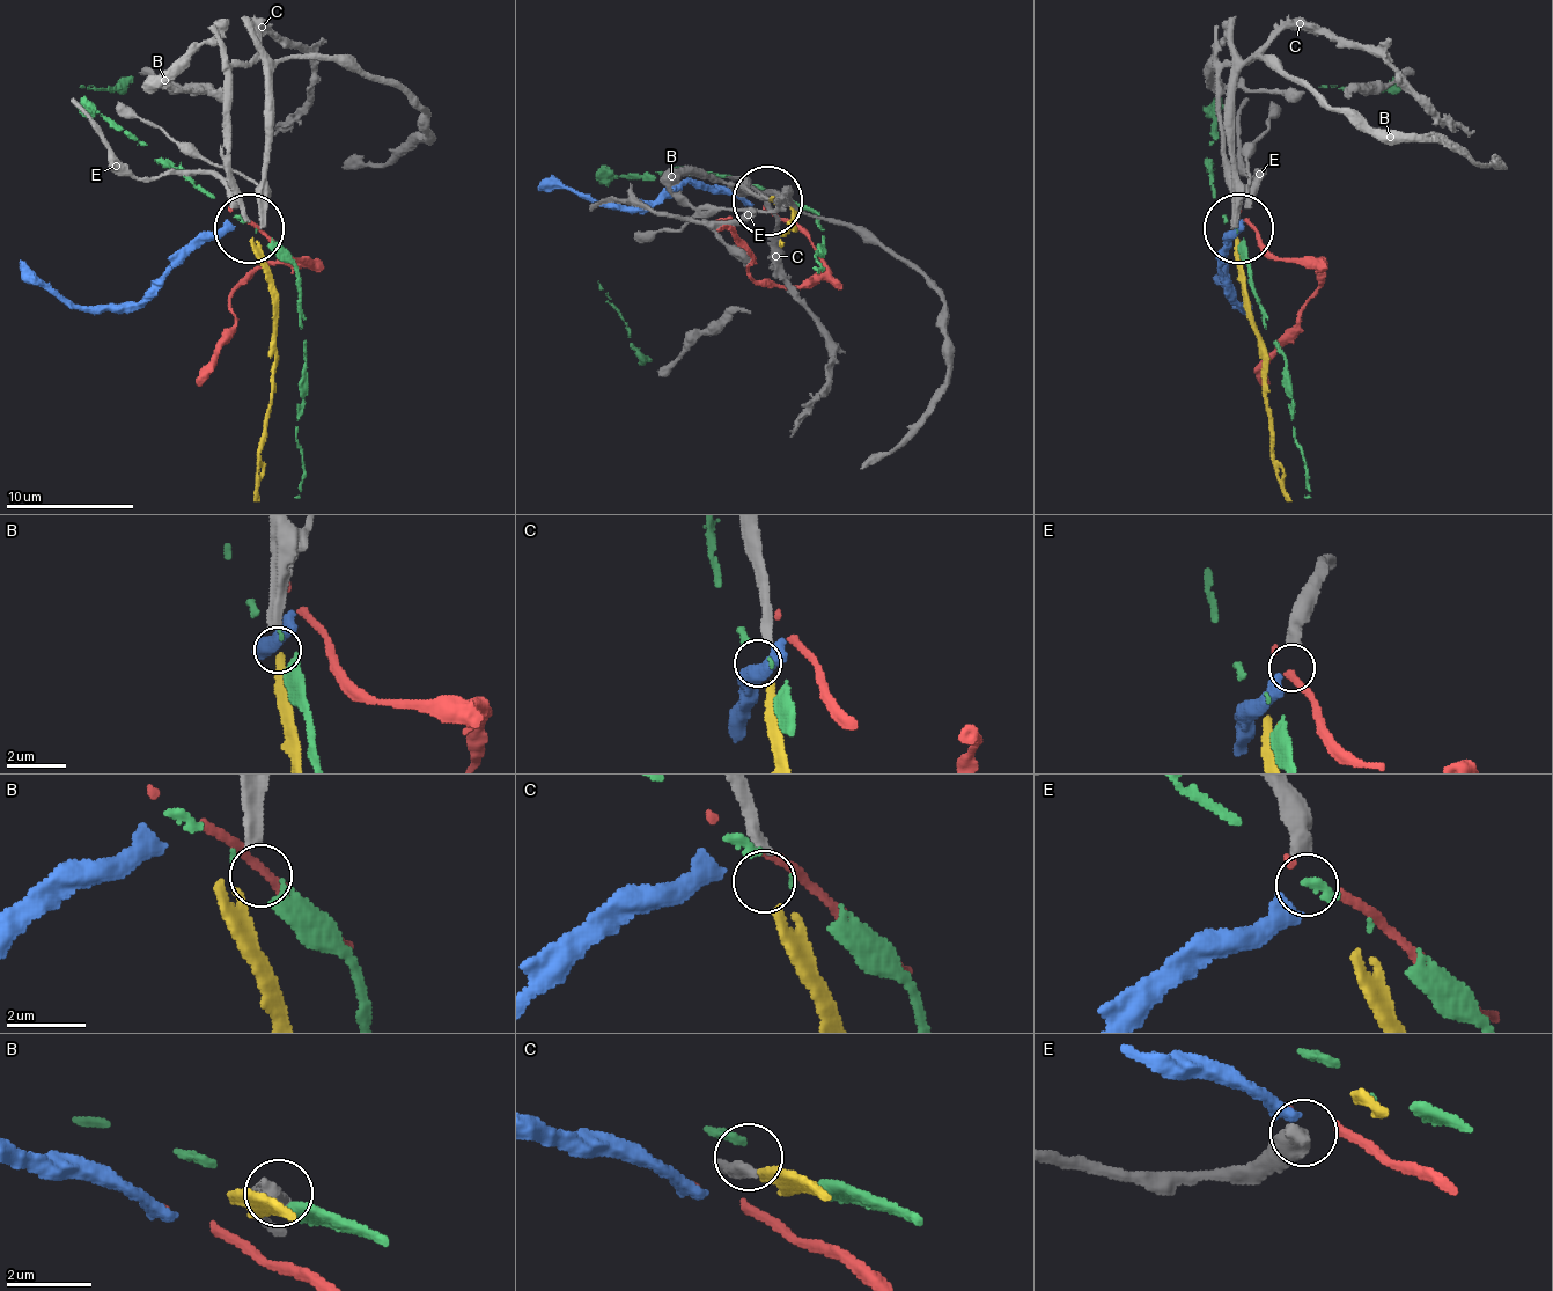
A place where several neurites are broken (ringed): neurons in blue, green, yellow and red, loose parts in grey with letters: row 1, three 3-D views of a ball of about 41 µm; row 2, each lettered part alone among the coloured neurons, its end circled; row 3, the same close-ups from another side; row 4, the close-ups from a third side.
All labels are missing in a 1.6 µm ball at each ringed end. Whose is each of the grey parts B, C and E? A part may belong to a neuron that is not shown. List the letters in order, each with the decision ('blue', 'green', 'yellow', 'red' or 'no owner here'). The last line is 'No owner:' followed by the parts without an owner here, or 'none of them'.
B: no owner here
C: yellow
E: blue
No owner: B

